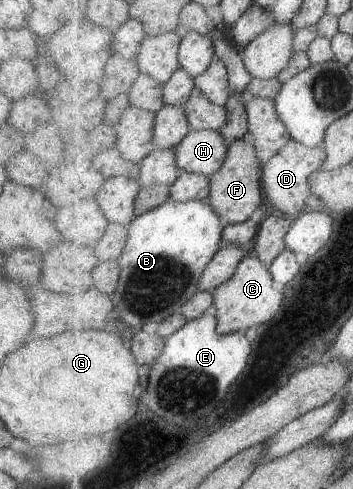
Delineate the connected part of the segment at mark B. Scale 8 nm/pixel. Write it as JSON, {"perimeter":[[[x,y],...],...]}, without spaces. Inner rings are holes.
{"perimeter":[[[184,171],[179,180],[171,185],[171,200],[163,206],[154,208],[139,216],[129,228],[129,240],[121,260],[121,284],[117,286],[117,308],[113,316],[119,316],[129,326],[137,330],[149,322],[162,323],[174,314],[181,313],[187,304],[199,292],[199,282],[207,265],[224,244],[224,223],[221,216],[207,203],[211,194],[211,178],[205,174]]]}

